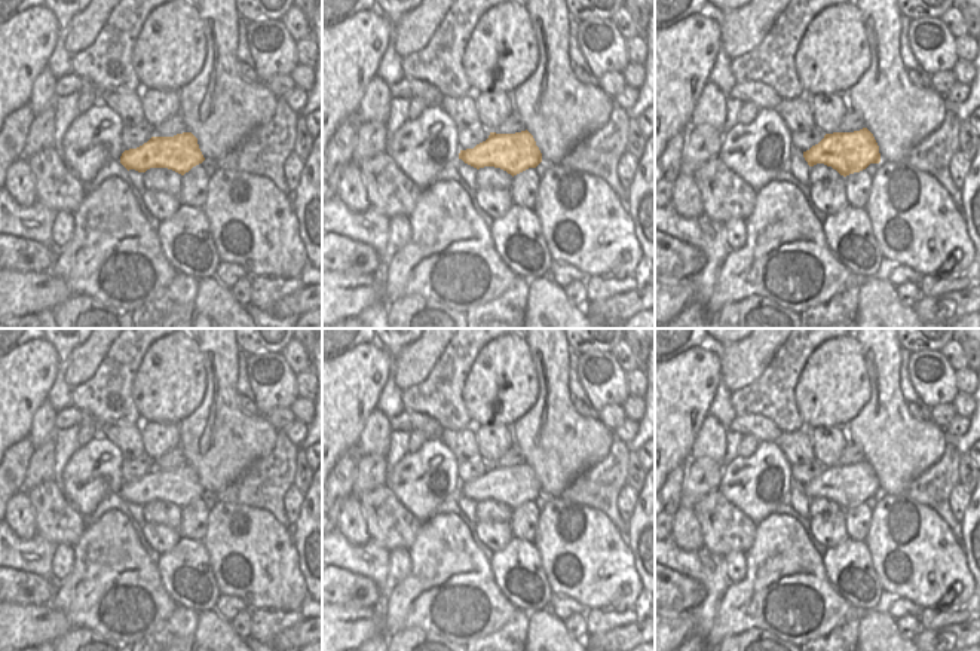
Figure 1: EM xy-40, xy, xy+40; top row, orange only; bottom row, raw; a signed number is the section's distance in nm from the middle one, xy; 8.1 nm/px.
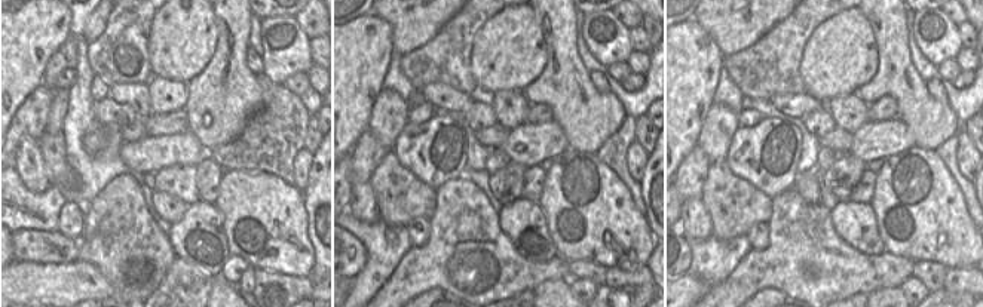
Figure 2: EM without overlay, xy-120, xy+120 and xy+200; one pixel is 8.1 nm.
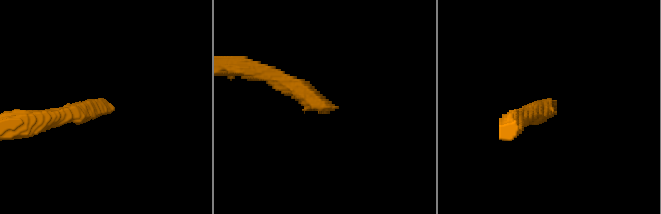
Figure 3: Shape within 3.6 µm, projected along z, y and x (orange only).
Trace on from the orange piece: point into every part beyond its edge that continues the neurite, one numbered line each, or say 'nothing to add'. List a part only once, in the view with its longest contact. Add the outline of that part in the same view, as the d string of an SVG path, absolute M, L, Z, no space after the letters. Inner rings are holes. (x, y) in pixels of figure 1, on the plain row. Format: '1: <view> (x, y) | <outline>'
nothing to add

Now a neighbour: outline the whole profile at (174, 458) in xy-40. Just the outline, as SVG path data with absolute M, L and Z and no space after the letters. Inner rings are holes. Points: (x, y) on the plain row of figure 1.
M180 446L171 449L168 453L162 455L160 458L151 461L153 470L174 470L183 465L187 465L187 459L184 456L184 450Z

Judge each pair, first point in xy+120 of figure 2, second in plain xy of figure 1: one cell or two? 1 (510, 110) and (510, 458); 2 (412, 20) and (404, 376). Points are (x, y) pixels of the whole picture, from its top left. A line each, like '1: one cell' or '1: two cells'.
1: two cells
2: one cell

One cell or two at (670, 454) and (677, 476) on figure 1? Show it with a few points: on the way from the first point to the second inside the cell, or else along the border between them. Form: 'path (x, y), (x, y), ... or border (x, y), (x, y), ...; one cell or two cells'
border (685, 464), (680, 464), (670, 473); two cells

